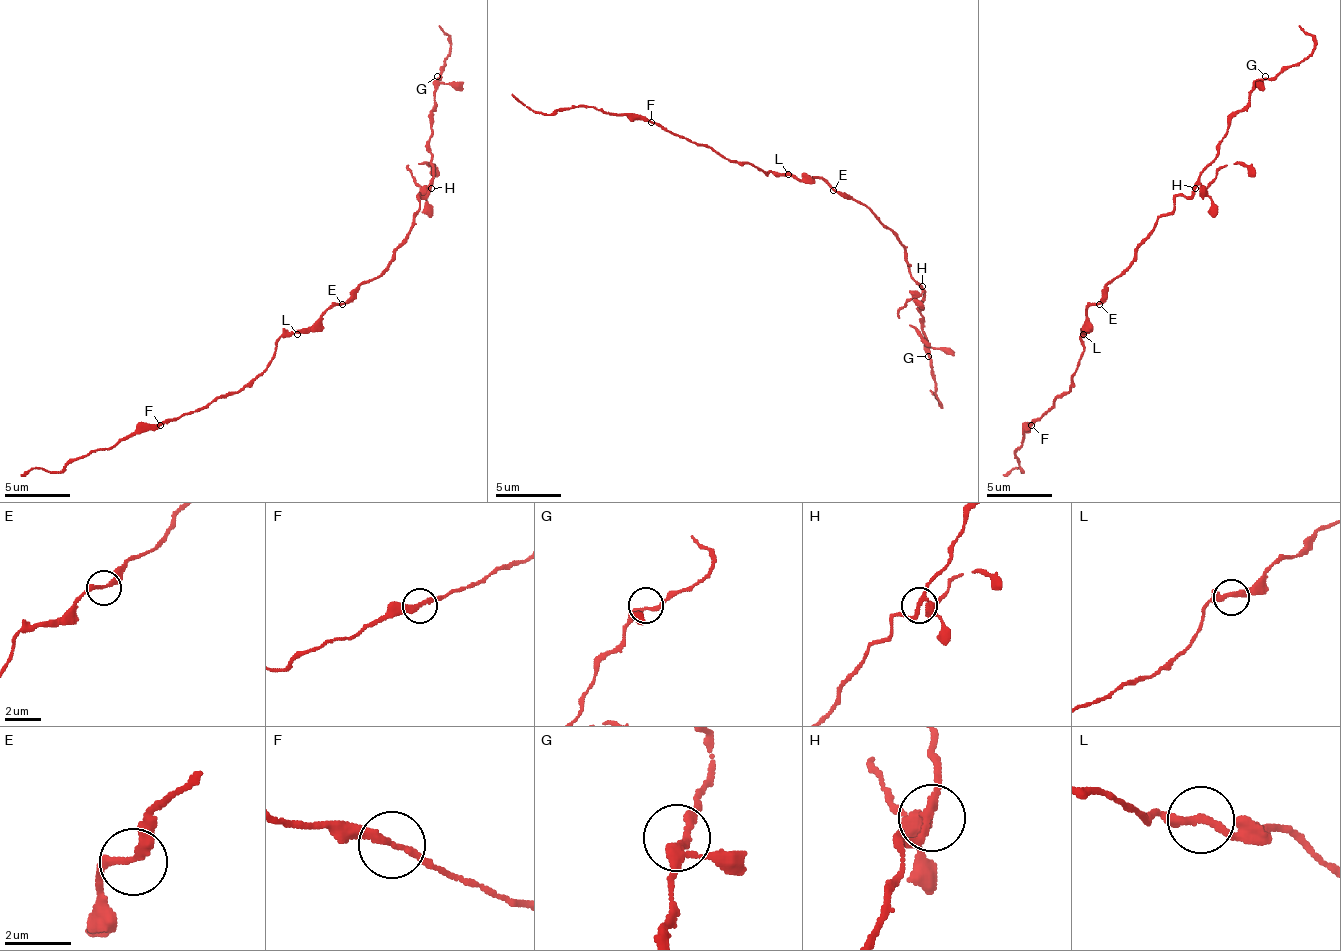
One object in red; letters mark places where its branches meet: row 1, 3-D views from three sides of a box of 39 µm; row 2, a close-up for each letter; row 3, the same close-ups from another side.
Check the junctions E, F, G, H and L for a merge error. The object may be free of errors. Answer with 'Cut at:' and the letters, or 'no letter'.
Cut at: no letter

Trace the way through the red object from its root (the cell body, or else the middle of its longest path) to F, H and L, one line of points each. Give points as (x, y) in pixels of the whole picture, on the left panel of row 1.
F: (342, 304), (332, 304), (310, 327), (287, 330), (277, 340), (274, 360), (241, 389), (225, 392), (160, 425)
H: (342, 304), (388, 265), (397, 242), (411, 229), (414, 213), (420, 207), (417, 197), (424, 197), (430, 187)
L: (342, 304), (332, 304), (310, 327), (303, 327), (297, 334)

